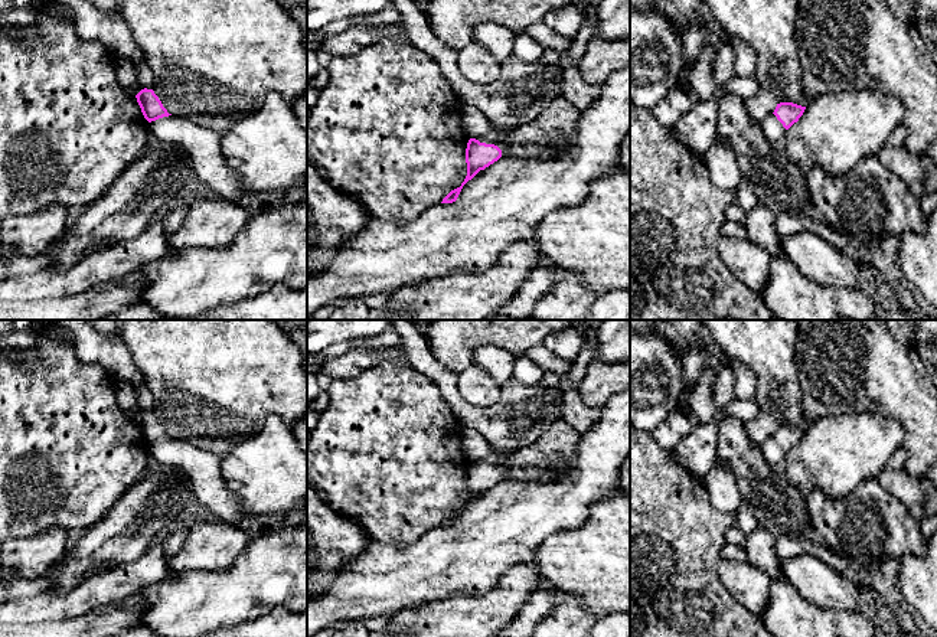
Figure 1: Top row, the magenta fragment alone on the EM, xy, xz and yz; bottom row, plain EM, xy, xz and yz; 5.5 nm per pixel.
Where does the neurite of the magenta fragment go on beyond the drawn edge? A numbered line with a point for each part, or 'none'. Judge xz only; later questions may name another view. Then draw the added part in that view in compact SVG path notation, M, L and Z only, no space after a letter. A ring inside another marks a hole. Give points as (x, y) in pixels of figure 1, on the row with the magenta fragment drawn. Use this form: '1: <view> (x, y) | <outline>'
1: xz (490, 139) | M497 134L480 135L480 137L476 137L476 140L479 140L480 143L486 143L486 144L494 144L500 150L503 150L506 147L505 138Z

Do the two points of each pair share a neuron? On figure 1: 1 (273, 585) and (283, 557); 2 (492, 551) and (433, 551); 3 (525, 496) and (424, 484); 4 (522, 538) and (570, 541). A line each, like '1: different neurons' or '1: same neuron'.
1: same neuron
2: same neuron
3: different neurons
4: different neurons

